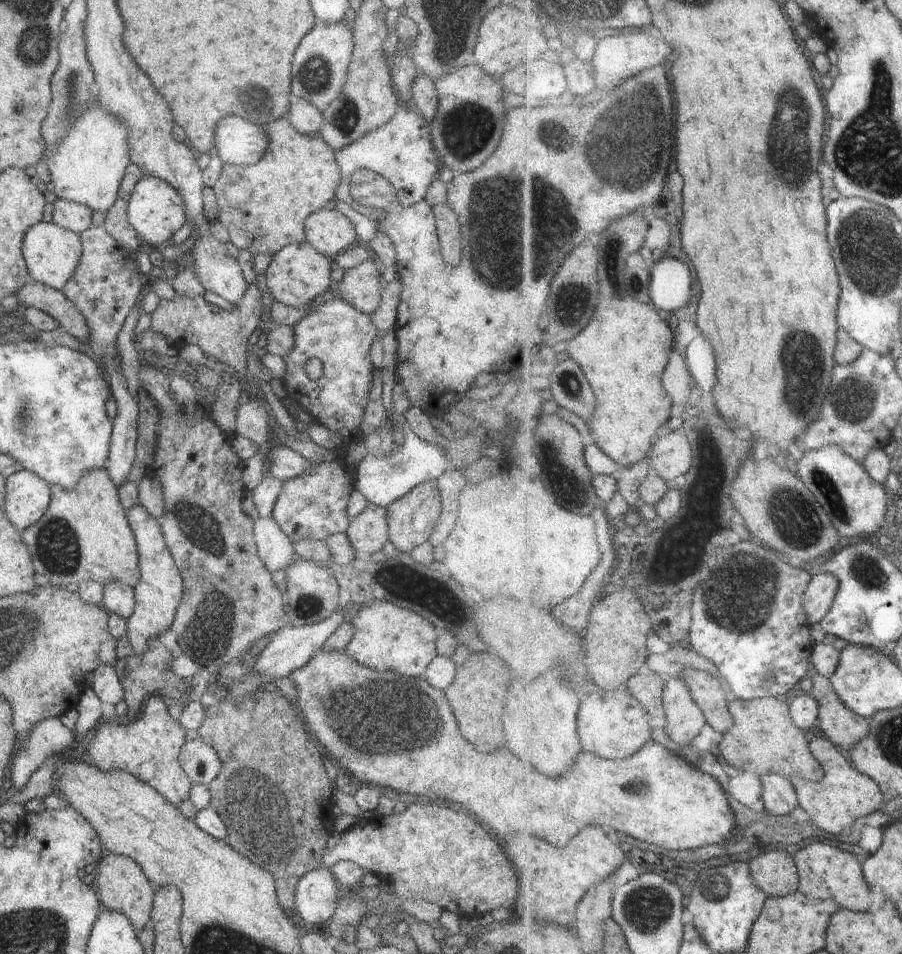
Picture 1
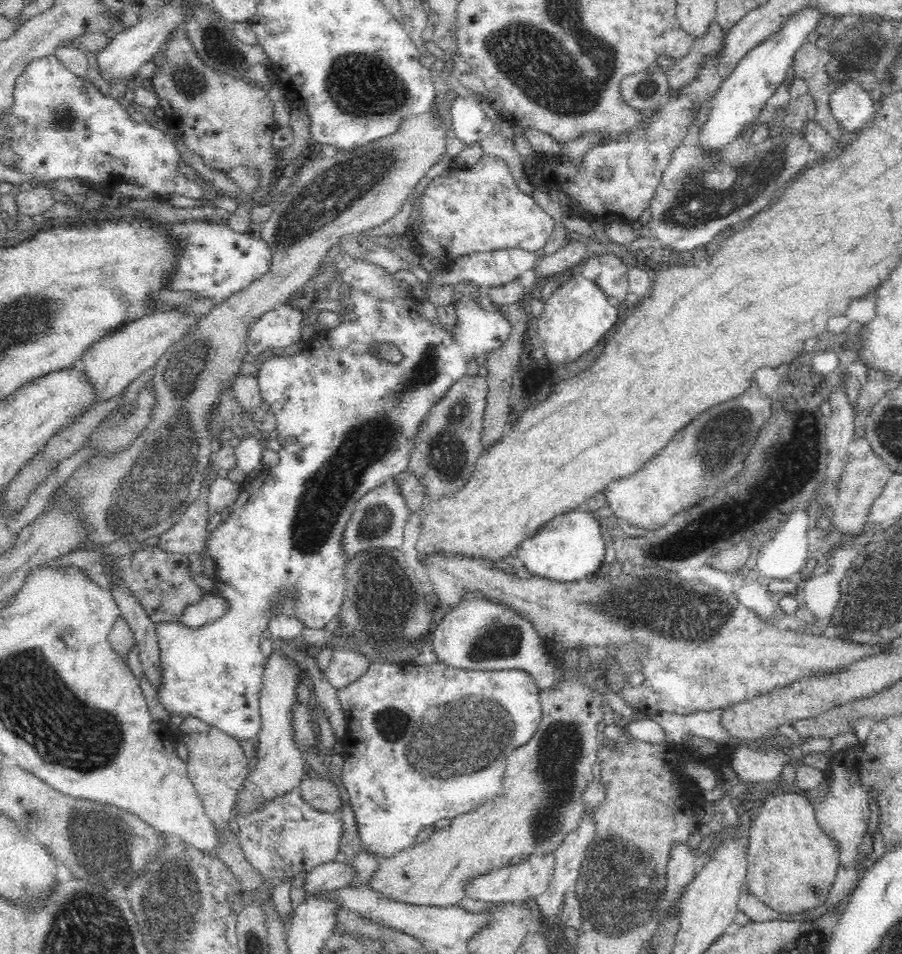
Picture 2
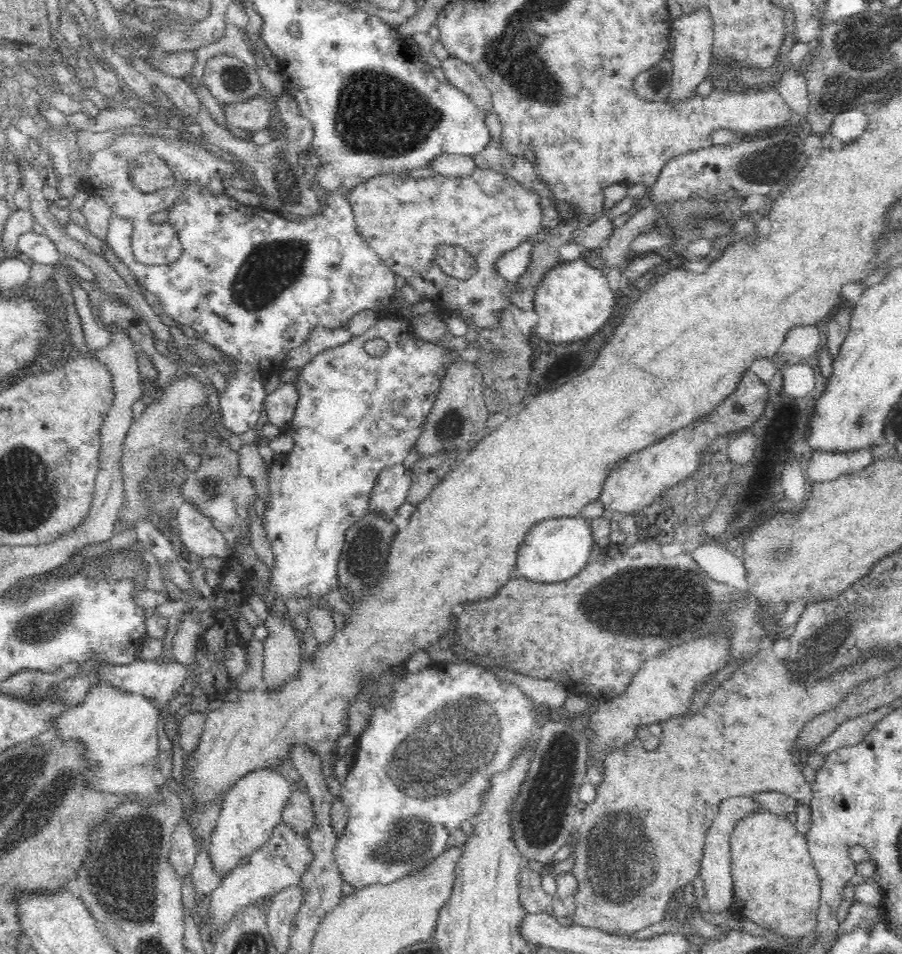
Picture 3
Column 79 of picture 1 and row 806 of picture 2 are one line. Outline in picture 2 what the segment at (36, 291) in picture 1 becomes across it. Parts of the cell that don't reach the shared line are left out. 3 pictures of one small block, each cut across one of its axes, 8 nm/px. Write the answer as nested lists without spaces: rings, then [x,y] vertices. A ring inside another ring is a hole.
[[[309,775],[301,780],[299,793],[306,805],[314,808],[314,811],[324,813],[339,812],[343,804],[342,794],[336,781]]]

